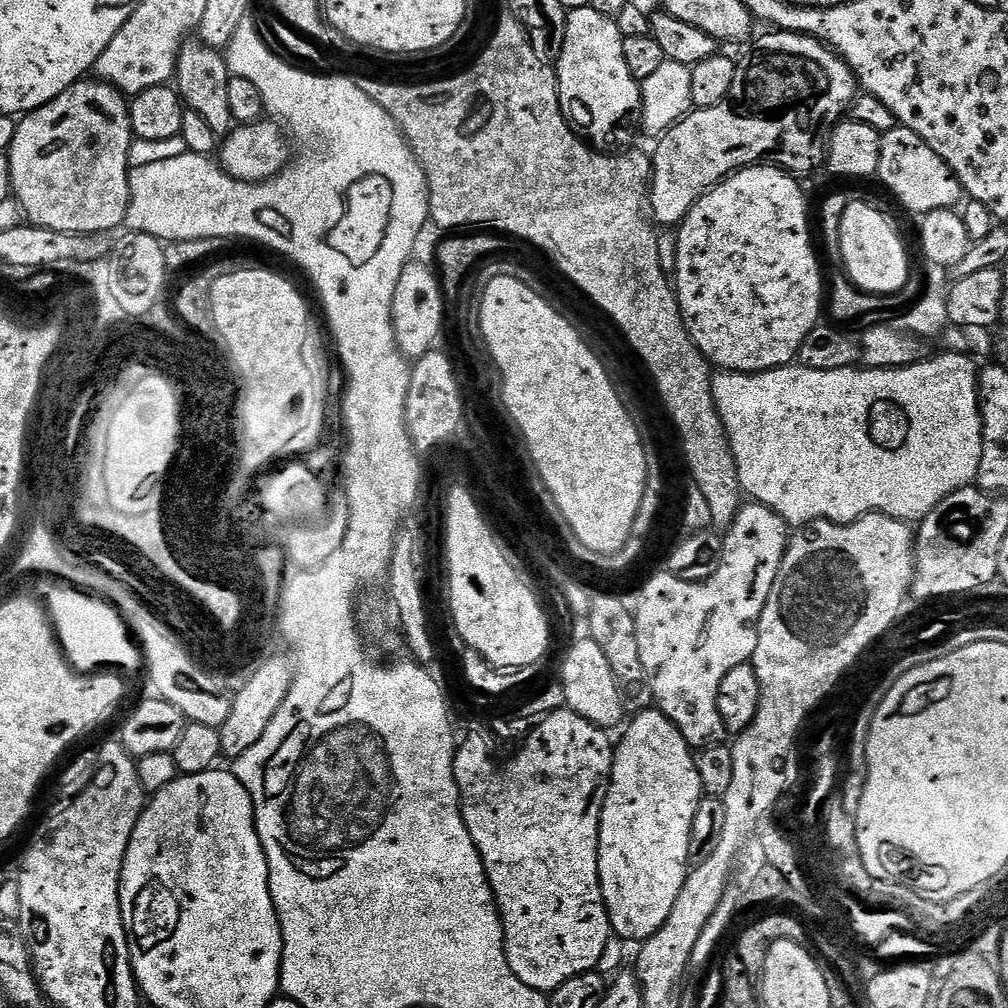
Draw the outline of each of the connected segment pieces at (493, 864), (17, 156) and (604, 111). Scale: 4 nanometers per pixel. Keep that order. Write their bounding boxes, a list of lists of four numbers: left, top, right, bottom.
[[454,706,614,994],[7,78,134,234],[554,6,641,150]]

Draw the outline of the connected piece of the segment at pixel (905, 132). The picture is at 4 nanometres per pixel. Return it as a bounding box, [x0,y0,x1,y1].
[878,126,962,214]

